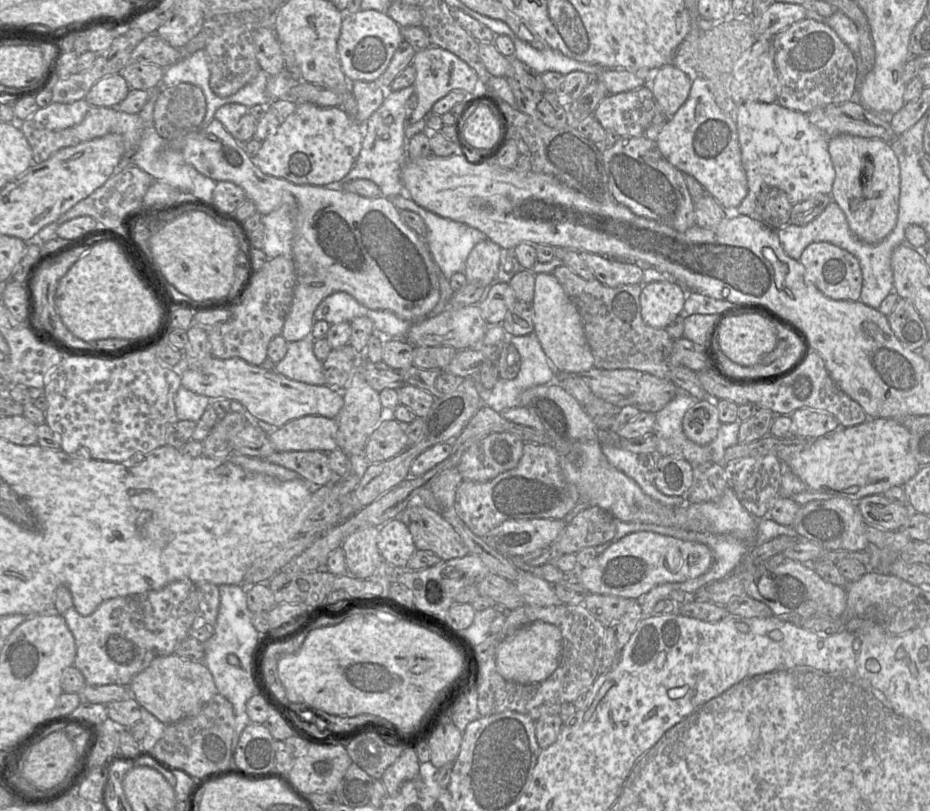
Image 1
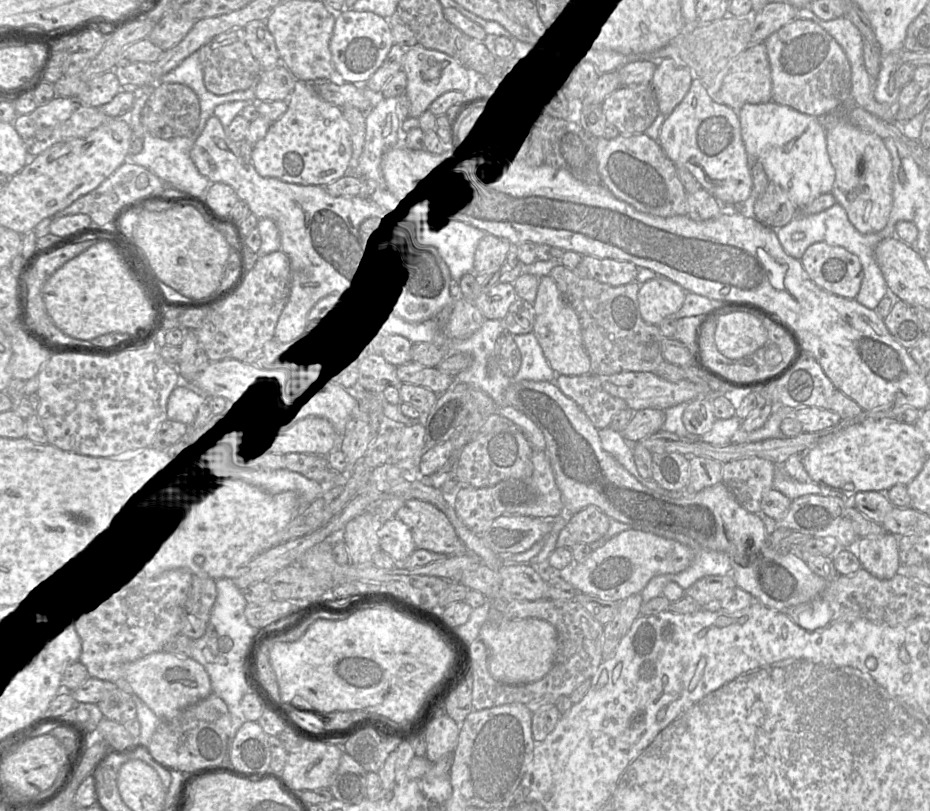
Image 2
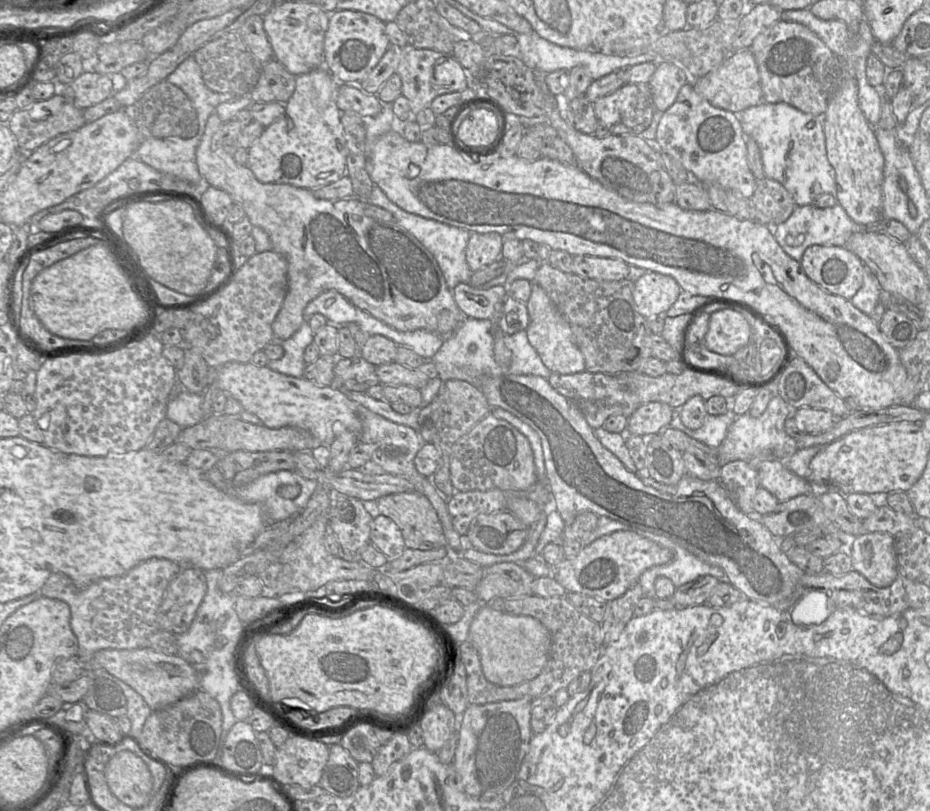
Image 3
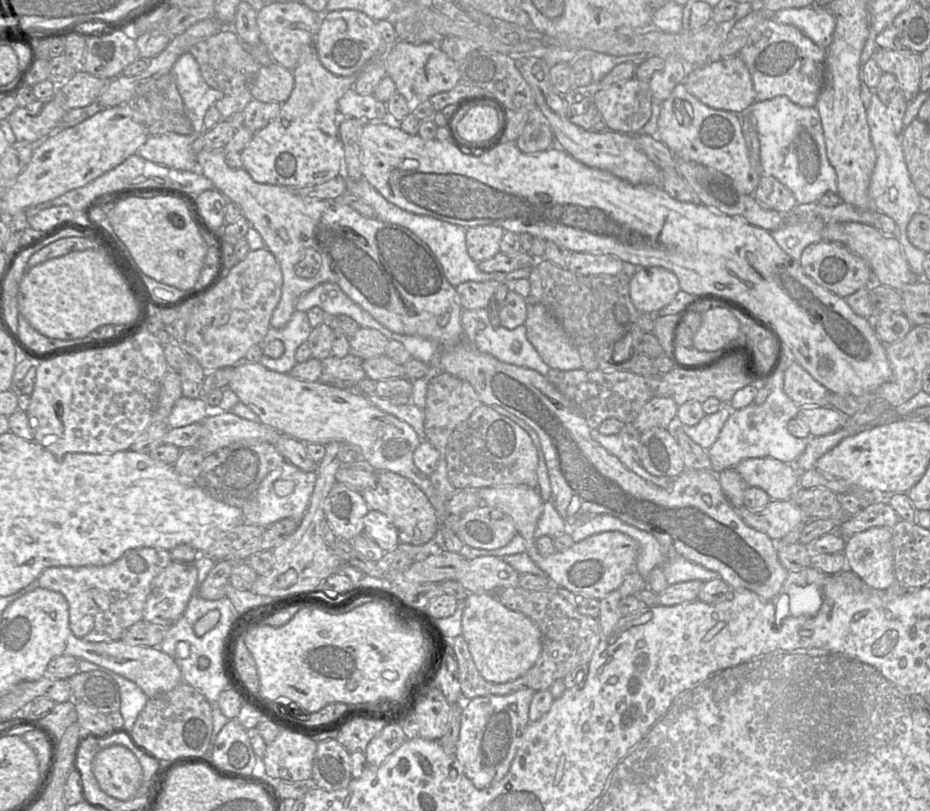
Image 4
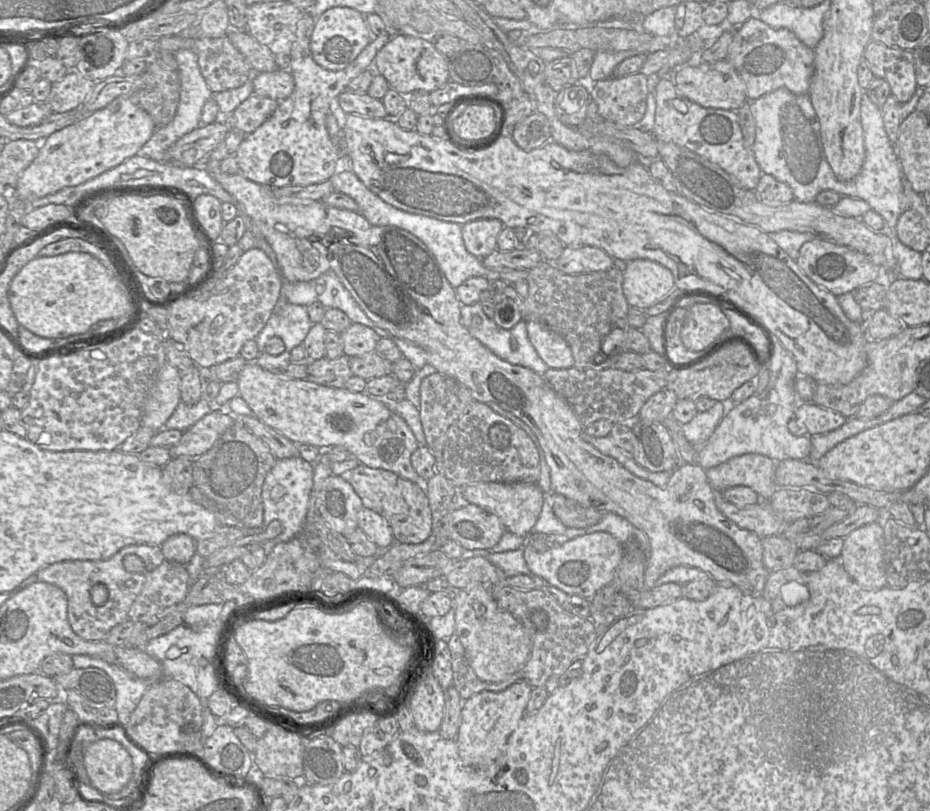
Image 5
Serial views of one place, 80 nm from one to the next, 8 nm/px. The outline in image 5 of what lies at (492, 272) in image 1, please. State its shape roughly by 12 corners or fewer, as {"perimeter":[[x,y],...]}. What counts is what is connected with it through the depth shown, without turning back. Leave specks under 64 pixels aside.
{"perimeter":[[502,221],[462,225],[469,253],[484,258],[497,249]]}

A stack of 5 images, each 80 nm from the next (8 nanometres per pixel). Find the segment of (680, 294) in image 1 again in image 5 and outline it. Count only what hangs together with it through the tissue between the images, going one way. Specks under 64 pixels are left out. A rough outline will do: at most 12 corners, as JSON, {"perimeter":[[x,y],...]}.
{"perimeter":[[648,259],[628,261],[623,292],[646,310],[676,288],[672,272]]}

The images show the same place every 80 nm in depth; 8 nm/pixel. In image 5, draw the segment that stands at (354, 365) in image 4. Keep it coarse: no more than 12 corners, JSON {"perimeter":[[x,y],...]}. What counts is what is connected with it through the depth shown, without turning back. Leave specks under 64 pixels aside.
{"perimeter":[[349,356],[309,360],[306,380],[345,388]]}

